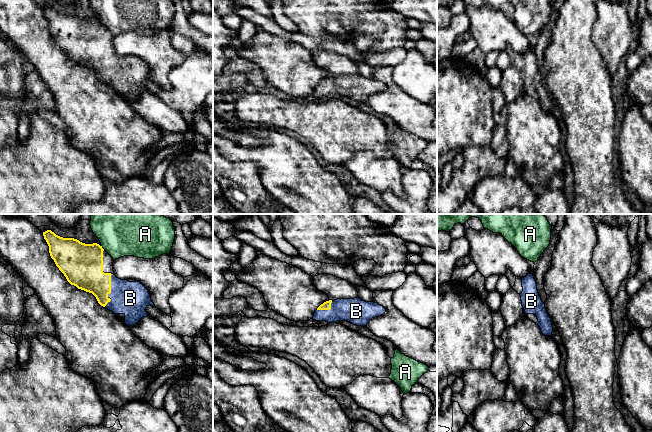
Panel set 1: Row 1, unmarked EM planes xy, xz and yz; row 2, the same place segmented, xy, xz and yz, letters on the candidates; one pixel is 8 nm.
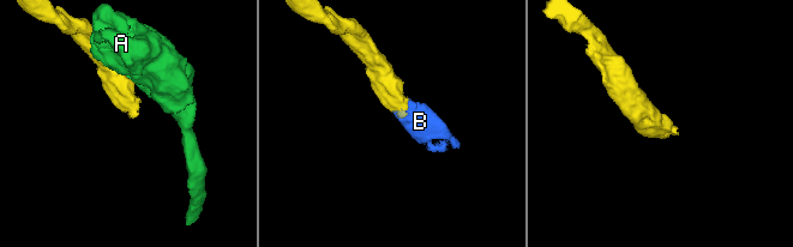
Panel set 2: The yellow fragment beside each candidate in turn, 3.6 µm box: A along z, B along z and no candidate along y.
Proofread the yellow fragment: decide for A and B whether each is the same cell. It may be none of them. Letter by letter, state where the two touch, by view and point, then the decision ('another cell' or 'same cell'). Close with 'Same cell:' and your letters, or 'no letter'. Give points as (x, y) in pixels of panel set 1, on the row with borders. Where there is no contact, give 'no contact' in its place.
A: contact xy (101, 247); another cell
B: contact xy (110, 290); same cell
Same cell: B

